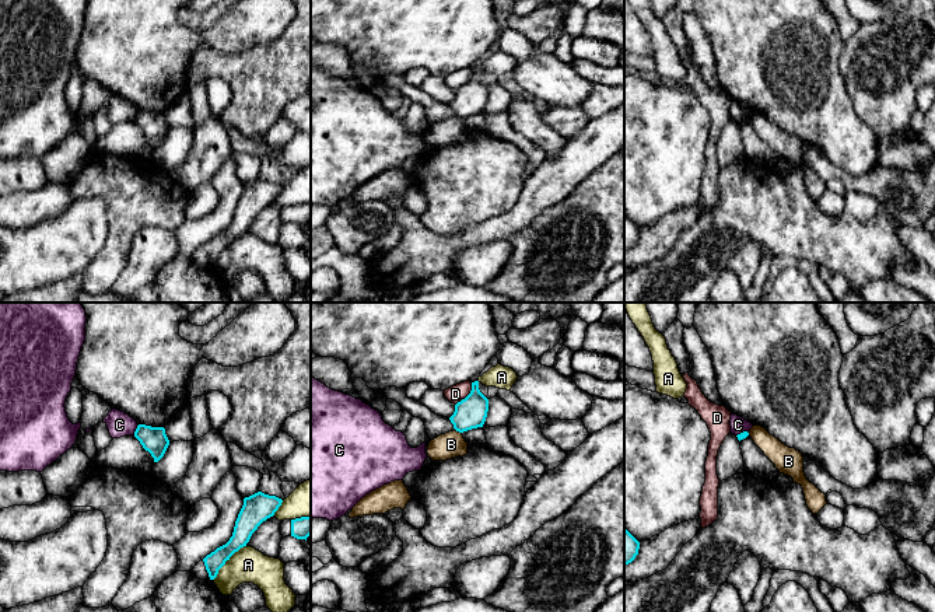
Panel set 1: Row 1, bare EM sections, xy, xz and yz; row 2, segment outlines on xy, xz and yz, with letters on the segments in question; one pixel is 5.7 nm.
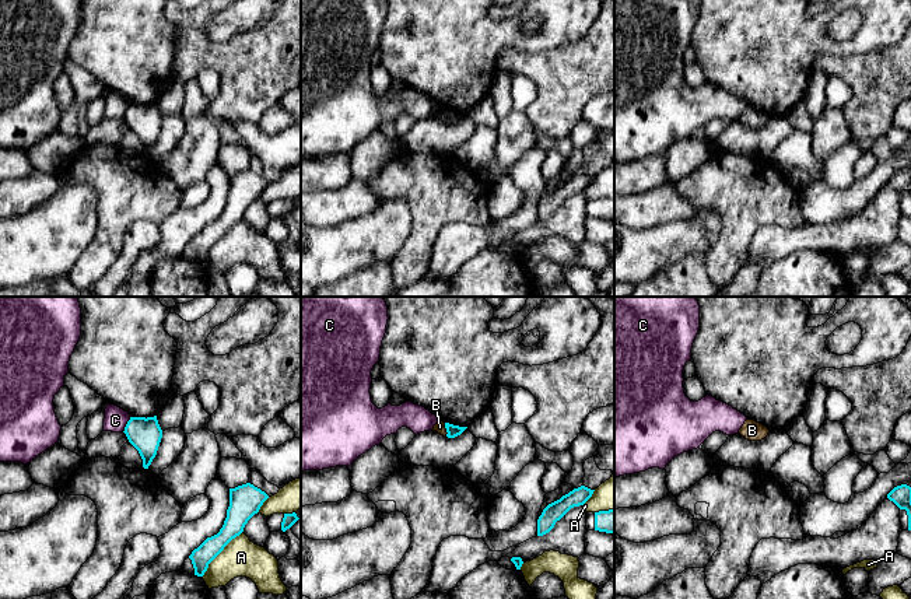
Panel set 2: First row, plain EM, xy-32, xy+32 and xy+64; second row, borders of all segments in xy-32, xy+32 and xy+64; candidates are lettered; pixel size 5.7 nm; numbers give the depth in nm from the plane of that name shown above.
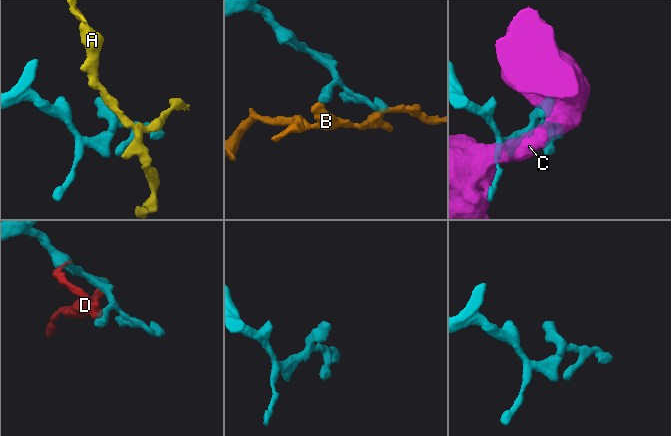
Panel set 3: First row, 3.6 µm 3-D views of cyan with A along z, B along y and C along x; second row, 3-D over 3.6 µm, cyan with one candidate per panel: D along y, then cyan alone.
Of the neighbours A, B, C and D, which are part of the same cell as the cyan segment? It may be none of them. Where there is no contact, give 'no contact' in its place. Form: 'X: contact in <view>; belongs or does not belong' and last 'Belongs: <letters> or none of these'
A: contact in xy; does not belong
B: contact in xz; does not belong
C: contact in xy; does not belong
D: contact in xz; does not belong
Belongs: none of these

